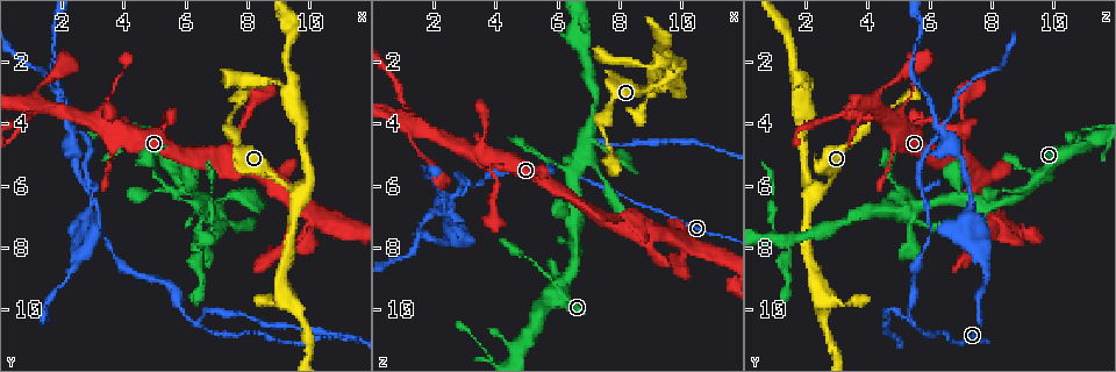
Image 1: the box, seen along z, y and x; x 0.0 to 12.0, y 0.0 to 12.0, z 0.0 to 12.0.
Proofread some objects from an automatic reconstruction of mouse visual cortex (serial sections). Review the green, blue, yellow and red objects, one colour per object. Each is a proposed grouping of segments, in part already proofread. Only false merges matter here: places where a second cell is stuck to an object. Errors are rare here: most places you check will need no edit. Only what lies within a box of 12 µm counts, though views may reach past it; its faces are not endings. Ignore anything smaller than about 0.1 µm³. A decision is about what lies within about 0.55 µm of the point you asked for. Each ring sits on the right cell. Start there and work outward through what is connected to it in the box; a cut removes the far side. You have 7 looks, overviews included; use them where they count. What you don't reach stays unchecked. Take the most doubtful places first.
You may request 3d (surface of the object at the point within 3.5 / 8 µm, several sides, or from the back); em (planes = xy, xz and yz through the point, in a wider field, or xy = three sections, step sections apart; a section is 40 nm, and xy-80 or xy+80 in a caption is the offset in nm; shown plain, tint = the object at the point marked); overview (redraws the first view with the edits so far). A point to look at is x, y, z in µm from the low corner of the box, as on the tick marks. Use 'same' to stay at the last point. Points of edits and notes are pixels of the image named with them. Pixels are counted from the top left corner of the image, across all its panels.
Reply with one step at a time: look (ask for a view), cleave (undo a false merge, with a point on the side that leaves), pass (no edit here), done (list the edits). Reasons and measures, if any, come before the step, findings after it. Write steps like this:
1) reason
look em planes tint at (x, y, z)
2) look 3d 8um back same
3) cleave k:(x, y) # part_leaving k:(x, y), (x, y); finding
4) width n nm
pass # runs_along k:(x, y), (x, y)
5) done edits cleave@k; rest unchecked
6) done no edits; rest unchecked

a fork
look 3d 8um at (6.4, 10.4, 5.5)

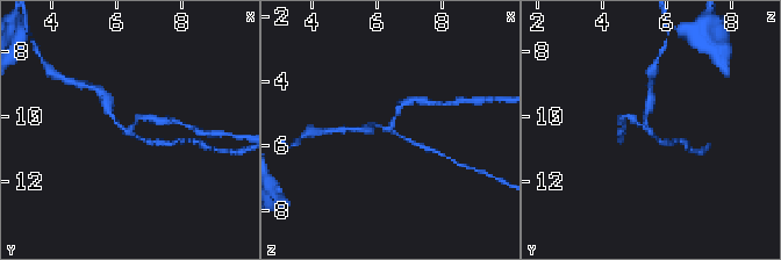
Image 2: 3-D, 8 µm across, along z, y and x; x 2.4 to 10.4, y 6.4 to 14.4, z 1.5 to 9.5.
zoom in
look 3d 3.5um at (6.3, 10.4, 5.4)

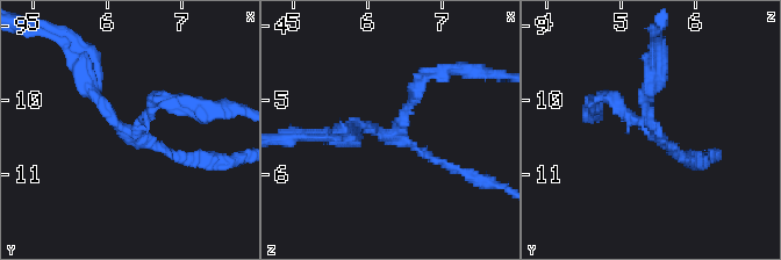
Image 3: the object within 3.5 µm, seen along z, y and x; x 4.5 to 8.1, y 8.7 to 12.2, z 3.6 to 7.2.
arms 3; arm_widths 150, 150, 200 nm
look em xy step 3 tint at (6.35, 10.50, 5.50)

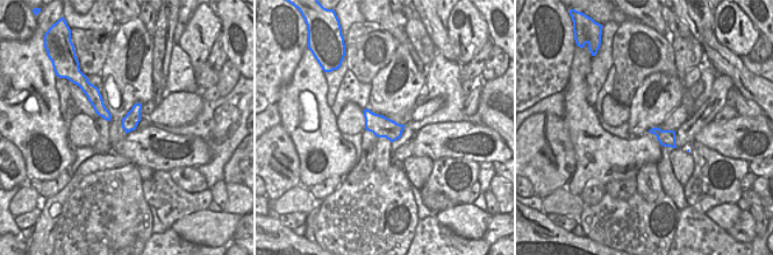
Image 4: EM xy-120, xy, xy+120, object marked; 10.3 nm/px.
cleave 3:(618, 109) # part_leaving 3:(643, 122), (610, 96), (589, 108); a second cell is stuck on

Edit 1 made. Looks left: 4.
a narrow waist
look 3d 8um at (2.4, 4.2, 6.4)

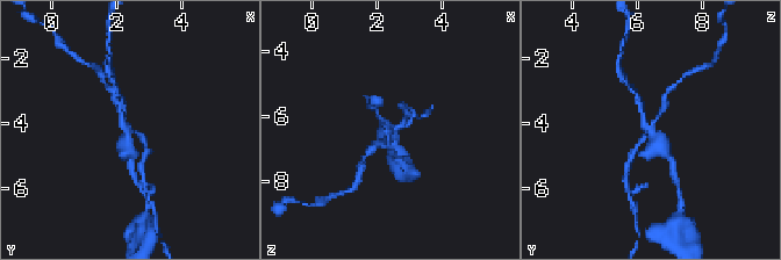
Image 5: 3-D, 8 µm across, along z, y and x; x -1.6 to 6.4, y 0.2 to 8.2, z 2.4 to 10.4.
look 3d 3.5um at (2.4, 4.2, 6.4)

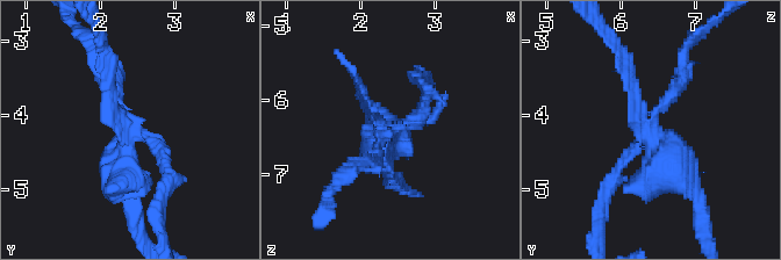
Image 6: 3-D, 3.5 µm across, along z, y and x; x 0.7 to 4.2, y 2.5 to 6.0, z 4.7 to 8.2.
look em xy step 2 tint at (2.40, 4.25, 6.35)

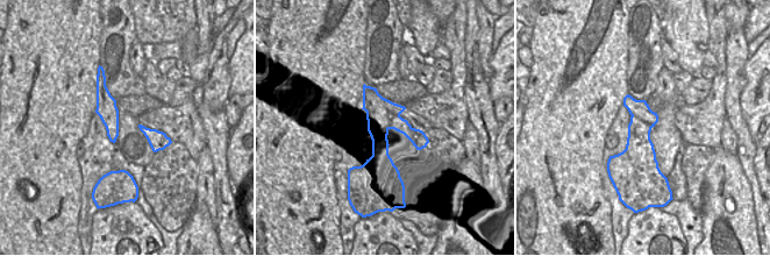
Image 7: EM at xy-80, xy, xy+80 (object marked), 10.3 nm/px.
cleave 6:(403, 145) # part_leaving 6:(649, 137), (696, 190), (702, 225); a second cell is stuck on

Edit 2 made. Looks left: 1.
done edits cleave@3, cleave@6; rest unchecked

